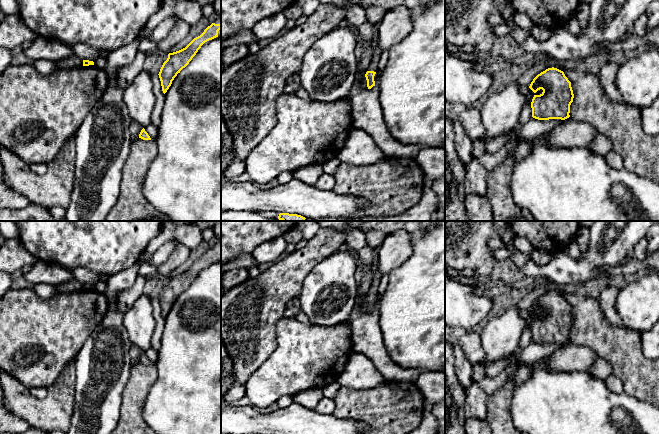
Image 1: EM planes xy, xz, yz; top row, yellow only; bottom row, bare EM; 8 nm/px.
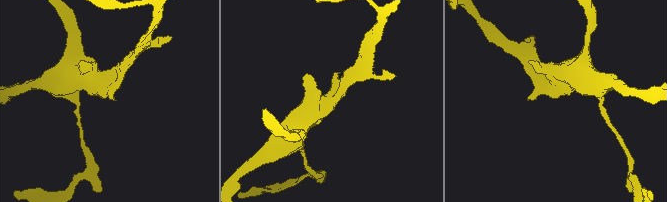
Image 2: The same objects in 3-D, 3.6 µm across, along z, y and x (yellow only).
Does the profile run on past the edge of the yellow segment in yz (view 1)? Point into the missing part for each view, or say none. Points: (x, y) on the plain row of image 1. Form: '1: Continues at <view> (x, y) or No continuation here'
1: No continuation here

